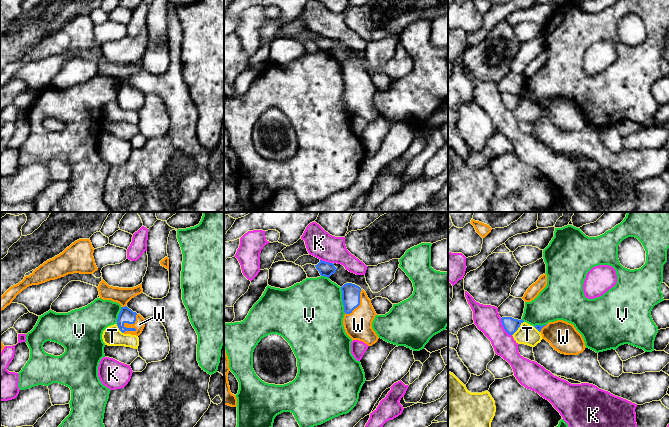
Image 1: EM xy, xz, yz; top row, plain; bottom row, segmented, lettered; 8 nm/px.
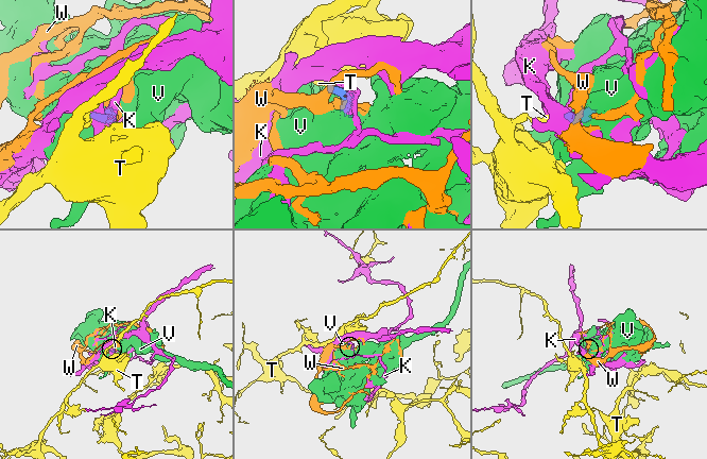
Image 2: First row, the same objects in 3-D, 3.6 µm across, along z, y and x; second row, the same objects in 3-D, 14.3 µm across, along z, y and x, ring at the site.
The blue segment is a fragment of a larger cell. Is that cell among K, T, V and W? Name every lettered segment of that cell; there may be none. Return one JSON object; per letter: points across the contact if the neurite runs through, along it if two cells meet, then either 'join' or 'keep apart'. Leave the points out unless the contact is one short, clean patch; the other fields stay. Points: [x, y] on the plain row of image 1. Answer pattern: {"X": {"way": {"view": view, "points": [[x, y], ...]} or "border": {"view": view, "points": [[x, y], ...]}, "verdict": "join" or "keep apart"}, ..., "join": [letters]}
{"K": {"border": {"view": "yz", "points": [[500, 94], [503, 104], [511, 111]]}, "verdict": "keep apart"}, "T": {"border": {"view": "yz", "points": [[523, 97], [512, 111]]}, "verdict": "keep apart"}, "V": {"verdict": "keep apart"}, "W": {"verdict": "join"}, "join": ["W"]}

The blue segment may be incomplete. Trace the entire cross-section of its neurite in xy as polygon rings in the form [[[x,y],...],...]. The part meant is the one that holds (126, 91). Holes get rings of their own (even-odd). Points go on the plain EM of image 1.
[[[102,55],[97,64],[101,75],[111,76],[121,81],[122,84],[117,95],[119,106],[124,110],[139,112],[145,103],[145,95],[126,81],[132,74],[143,68],[142,60],[133,64],[119,64],[109,62]]]

